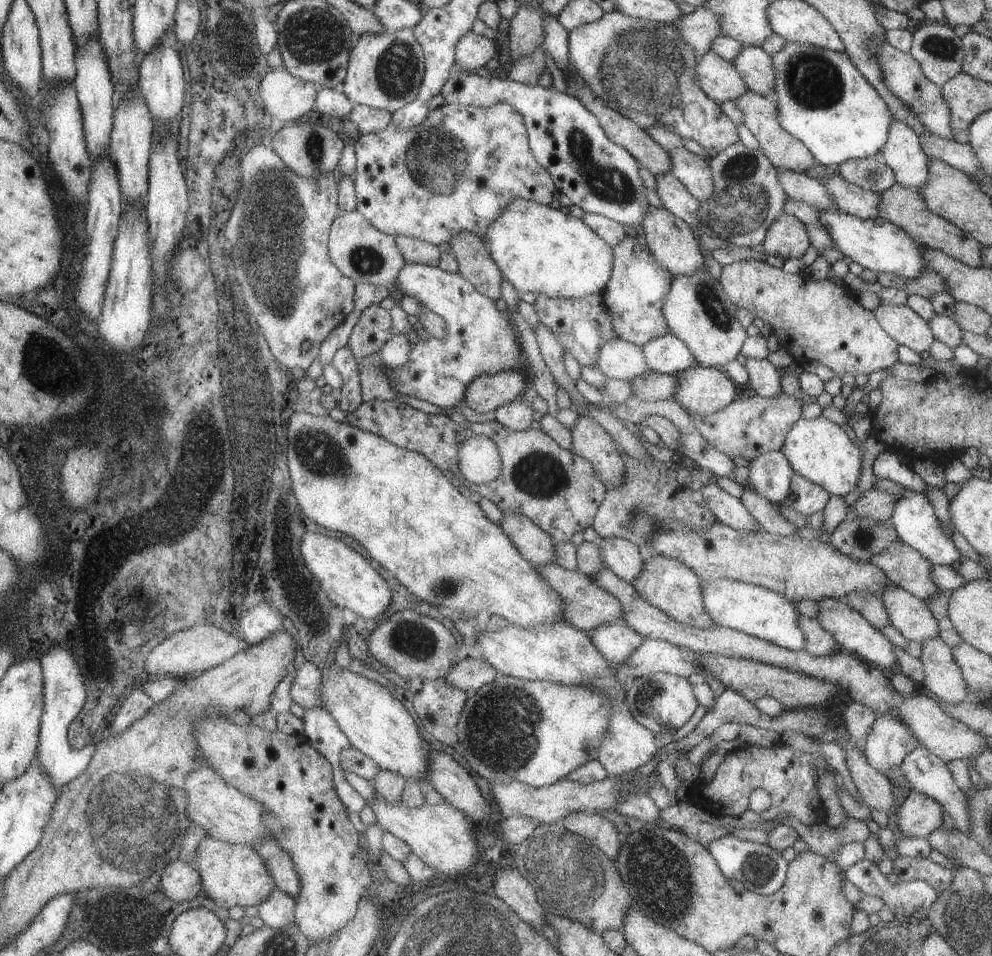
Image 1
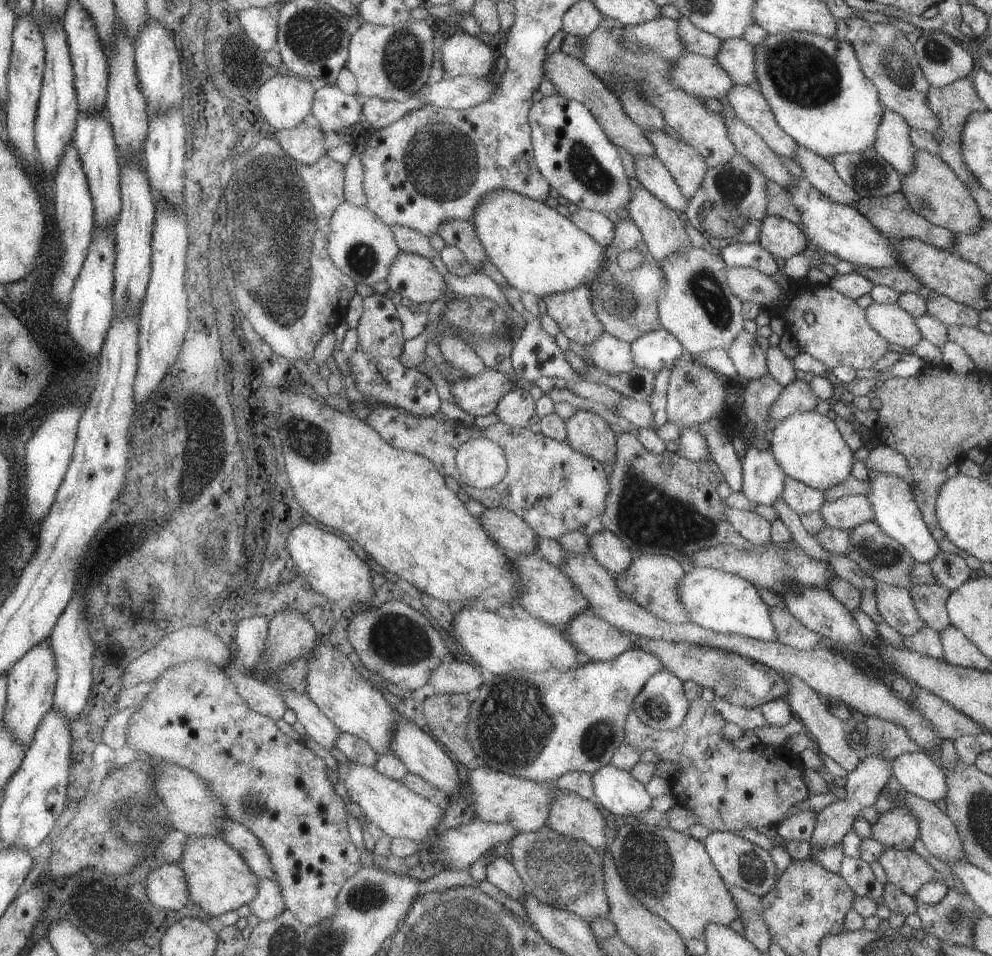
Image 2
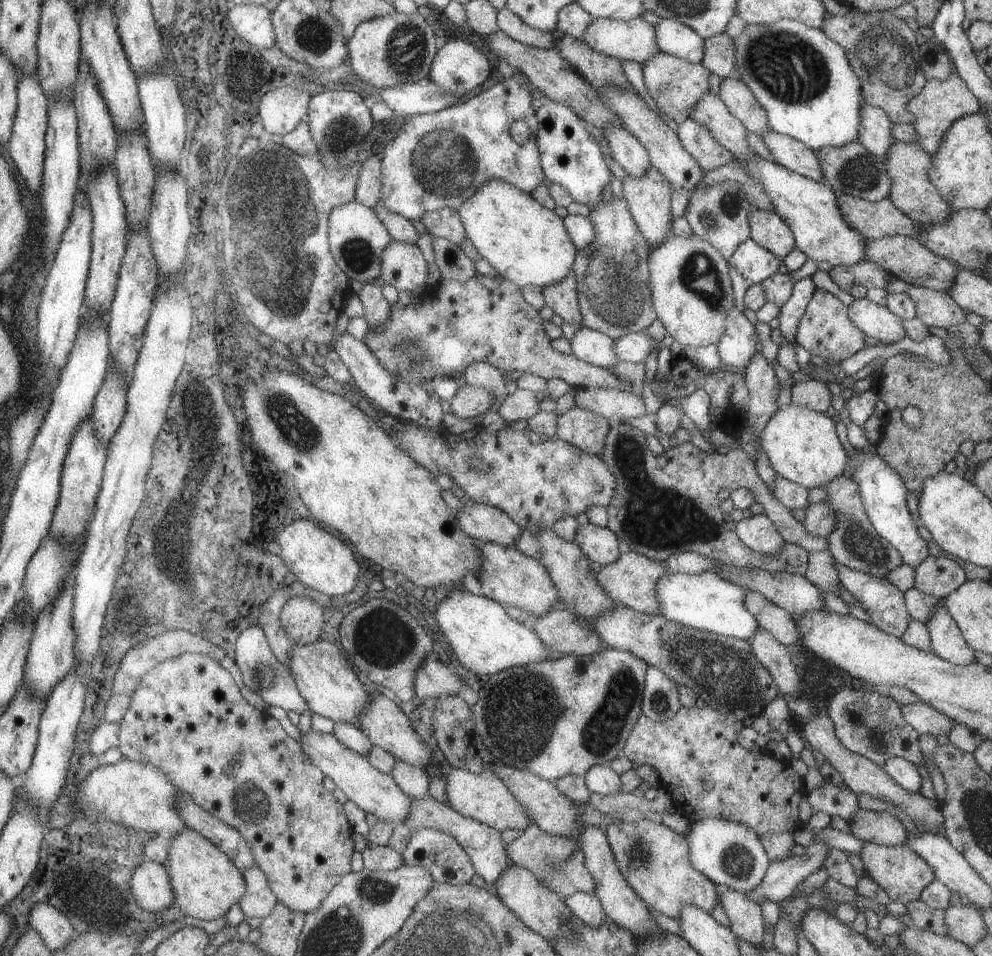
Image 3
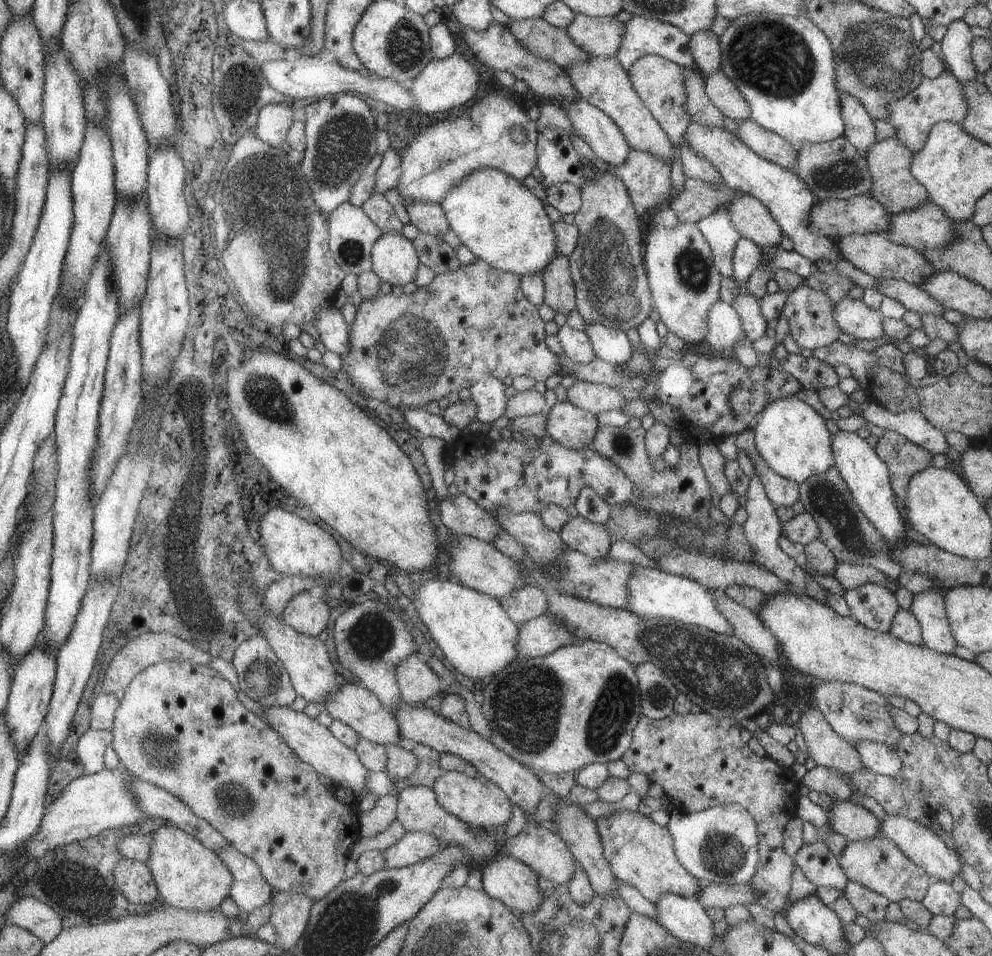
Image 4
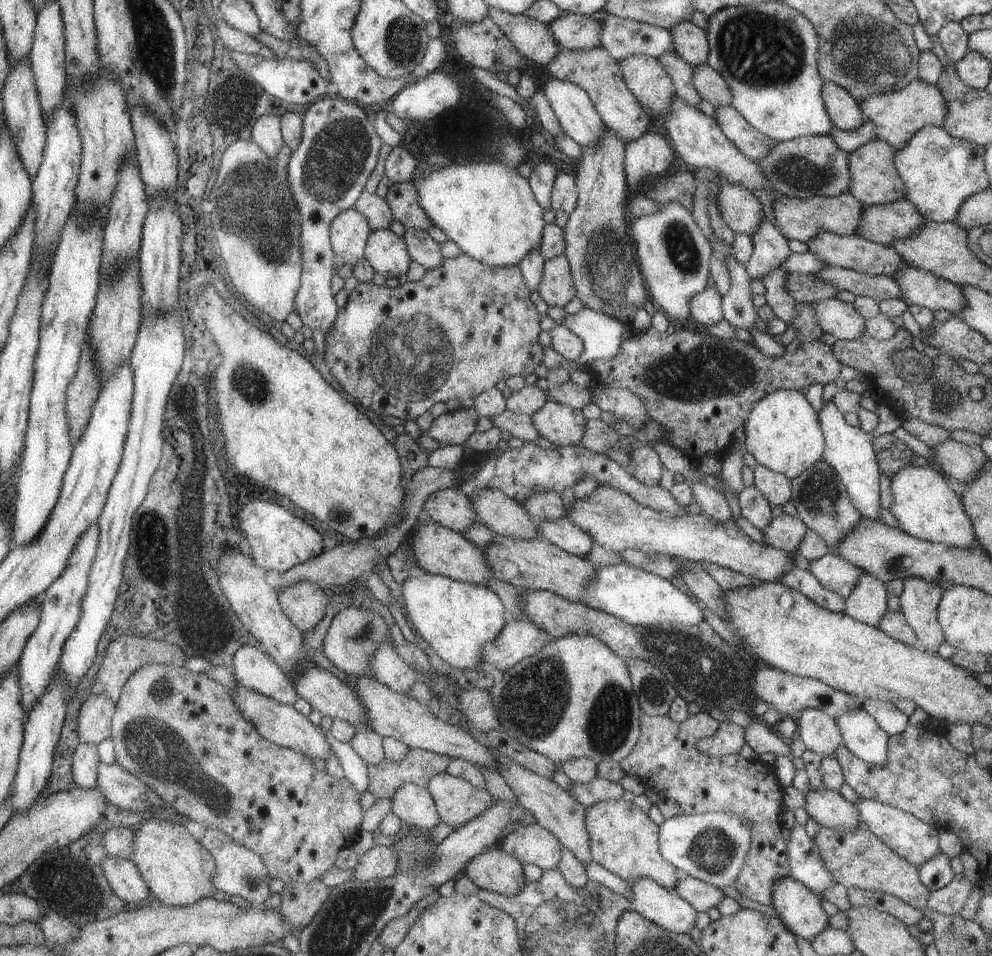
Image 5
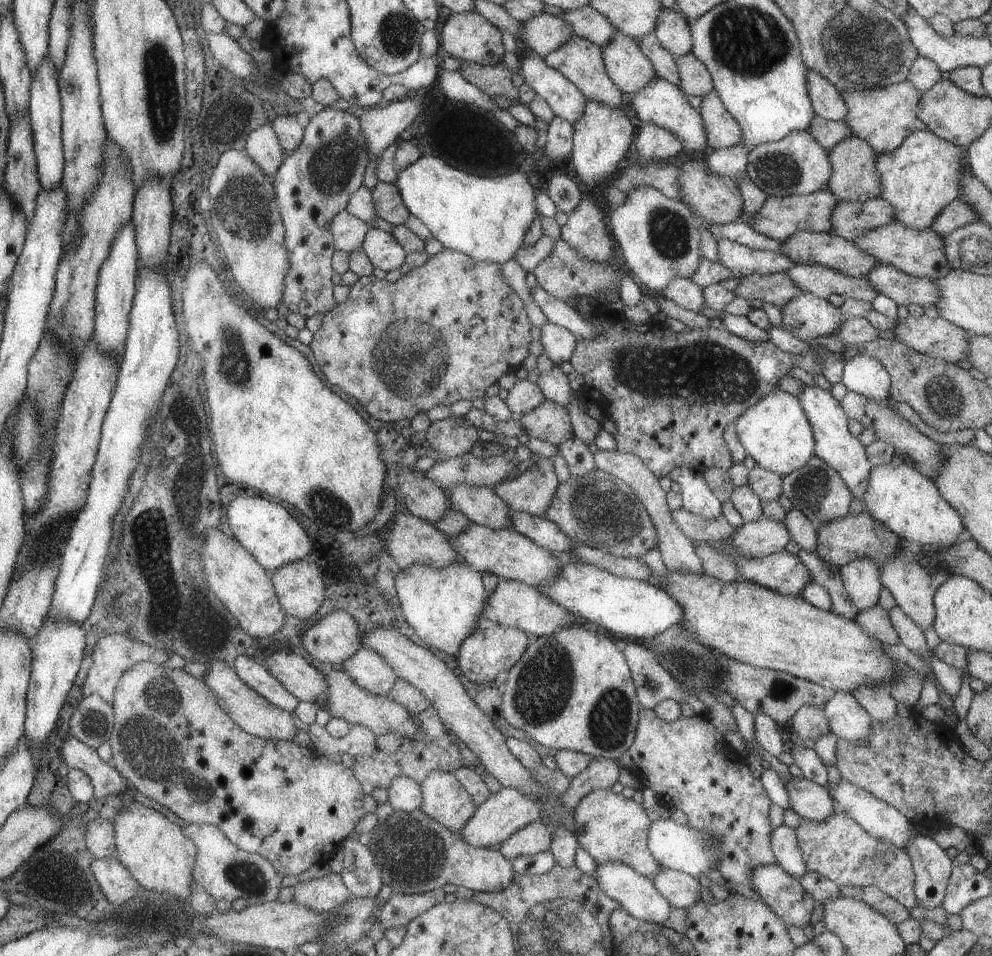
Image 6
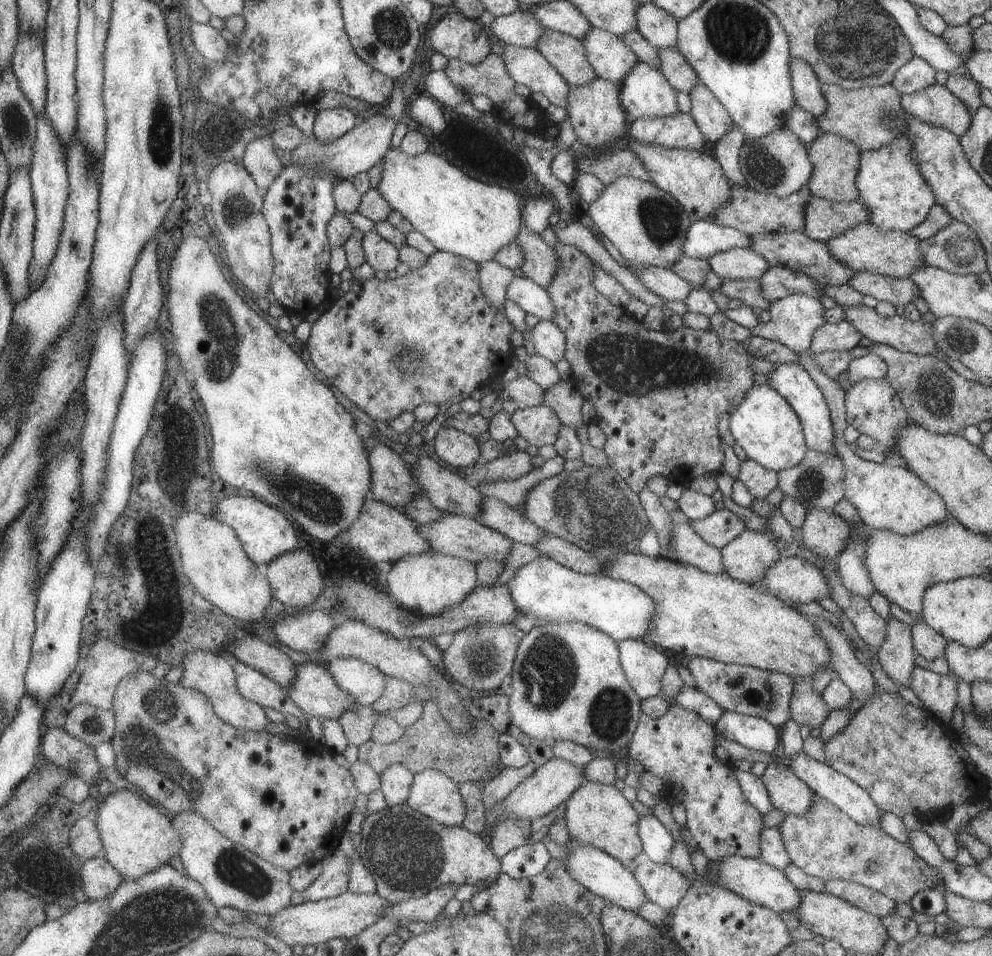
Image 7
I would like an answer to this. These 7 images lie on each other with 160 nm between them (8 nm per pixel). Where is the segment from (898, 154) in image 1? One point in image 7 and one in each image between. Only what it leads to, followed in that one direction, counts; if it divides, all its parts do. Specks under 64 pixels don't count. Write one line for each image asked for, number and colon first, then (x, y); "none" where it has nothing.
2: (891, 141)
3: (874, 134)
4: (859, 130)
5: (842, 109)
6: (825, 101)
7: (805, 85)

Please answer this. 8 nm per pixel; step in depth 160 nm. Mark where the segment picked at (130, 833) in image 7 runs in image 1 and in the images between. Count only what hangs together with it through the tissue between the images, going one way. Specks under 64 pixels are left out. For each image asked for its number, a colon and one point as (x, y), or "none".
1: (231, 875)
2: (218, 880)
3: (205, 882)
4: (189, 876)
5: (177, 869)
6: (159, 856)

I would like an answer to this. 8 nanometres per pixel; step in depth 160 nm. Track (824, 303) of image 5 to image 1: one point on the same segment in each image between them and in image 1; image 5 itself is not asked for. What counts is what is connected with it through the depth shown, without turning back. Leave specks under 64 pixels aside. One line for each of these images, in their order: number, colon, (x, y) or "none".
1: (902, 324)
2: (890, 321)
3: (876, 321)
4: (852, 316)

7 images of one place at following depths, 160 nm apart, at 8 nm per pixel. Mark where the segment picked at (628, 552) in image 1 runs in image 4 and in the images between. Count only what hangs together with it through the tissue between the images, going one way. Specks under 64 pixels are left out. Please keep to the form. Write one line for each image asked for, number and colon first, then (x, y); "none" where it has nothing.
2: (607, 549)
3: (601, 547)
4: (590, 539)

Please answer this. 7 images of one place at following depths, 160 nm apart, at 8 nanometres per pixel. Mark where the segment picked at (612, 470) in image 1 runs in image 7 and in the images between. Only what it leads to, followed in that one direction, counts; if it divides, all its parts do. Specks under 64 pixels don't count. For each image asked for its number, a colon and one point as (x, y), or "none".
2: (586, 432)
3: (582, 428)
4: (572, 427)
5: (562, 425)
6: (549, 422)
7: (538, 425)

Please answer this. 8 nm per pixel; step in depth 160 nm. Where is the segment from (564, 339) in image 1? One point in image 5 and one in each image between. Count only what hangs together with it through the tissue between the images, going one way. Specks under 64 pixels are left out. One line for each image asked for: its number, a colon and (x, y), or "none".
2: (572, 311)
3: (561, 297)
4: (559, 295)
5: (556, 287)

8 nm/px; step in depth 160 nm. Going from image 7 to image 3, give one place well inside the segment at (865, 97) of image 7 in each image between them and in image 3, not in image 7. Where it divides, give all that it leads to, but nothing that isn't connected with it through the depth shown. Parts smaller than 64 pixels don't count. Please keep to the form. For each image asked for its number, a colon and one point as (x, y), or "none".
3: (939, 103)
4: (940, 99)
5: (896, 116)
6: (882, 117)

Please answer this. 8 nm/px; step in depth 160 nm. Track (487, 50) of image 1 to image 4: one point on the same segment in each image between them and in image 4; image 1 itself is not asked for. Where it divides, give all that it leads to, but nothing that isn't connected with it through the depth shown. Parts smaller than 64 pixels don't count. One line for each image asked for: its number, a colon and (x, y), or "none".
2: (460, 53)
3: (457, 67)
4: (443, 84)

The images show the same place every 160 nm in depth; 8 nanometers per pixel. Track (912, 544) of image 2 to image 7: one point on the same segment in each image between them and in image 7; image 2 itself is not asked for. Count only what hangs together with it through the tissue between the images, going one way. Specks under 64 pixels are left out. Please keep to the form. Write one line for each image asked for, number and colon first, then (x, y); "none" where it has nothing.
3: (882, 492)
4: (865, 474)
5: (847, 449)
6: (833, 442)
7: (790, 380)

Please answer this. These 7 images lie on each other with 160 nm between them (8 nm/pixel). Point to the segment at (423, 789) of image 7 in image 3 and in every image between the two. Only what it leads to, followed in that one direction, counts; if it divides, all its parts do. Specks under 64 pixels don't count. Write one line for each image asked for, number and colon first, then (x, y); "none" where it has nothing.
3: (482, 796)
4: (479, 803)
5: (457, 801)
6: (443, 799)

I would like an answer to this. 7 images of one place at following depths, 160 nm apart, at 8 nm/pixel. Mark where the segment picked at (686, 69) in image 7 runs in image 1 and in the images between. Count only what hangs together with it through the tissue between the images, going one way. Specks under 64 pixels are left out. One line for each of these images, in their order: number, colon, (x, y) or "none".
1: (782, 150)
2: (748, 104)
3: (738, 99)
4: (723, 94)
5: (709, 85)
6: (694, 80)

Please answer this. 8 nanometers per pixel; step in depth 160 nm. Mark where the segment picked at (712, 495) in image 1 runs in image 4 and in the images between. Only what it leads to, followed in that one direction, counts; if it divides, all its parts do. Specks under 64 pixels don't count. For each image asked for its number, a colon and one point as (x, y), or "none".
2: (748, 524)
3: (757, 532)
4: (762, 528)

